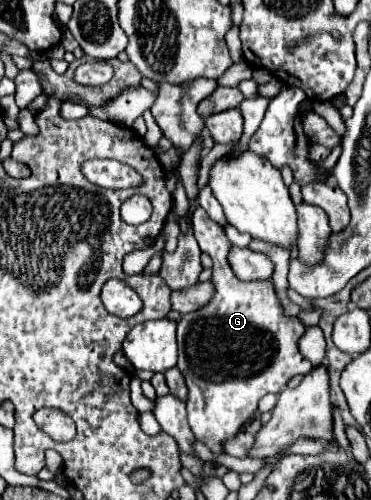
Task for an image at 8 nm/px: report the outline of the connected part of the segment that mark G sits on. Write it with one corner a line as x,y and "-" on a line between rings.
200,206
192,214
192,224
200,250
210,254
214,262
212,282
216,294
204,308
180,318
178,370
188,384
190,428
196,440
218,454
222,444
232,440
242,424
252,418
262,396
280,392
292,376
310,372
312,362
298,352
298,338
306,328
298,316
286,316
272,282
242,282
234,276
228,262
232,244
224,228
208,218

